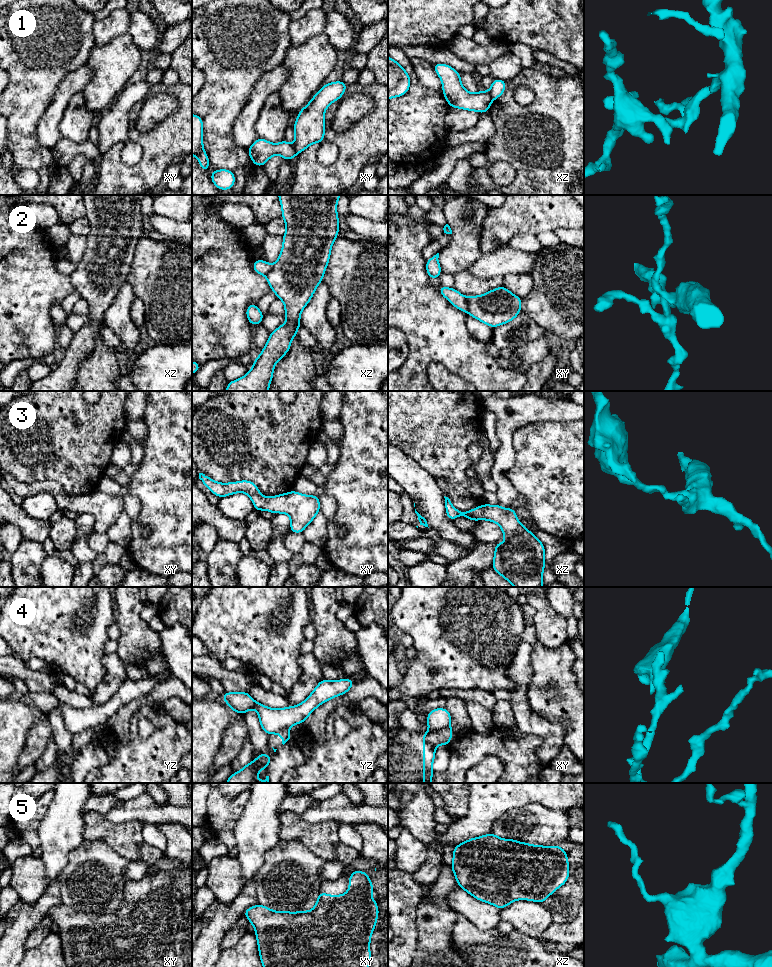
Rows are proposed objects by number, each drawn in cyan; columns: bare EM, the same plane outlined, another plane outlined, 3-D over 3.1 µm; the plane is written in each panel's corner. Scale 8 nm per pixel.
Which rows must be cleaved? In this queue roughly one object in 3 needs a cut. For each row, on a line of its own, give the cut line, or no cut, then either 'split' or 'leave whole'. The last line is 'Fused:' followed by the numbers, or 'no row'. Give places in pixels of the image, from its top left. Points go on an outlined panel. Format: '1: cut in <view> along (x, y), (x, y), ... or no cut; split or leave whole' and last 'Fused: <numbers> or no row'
1: cut in xy along (293, 145), (297, 153); split
2: cut in xy along (465, 297), (467, 312); split
3: no cut; leave whole
4: cut in xy along (449, 727), (430, 731); split
5: no cut; leave whole
Fused: 1, 2, 4

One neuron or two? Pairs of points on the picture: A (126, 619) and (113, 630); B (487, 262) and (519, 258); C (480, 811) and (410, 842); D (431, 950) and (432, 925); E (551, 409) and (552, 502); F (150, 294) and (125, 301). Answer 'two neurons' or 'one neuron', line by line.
A: two neurons
B: one neuron
C: two neurons
D: one neuron
E: two neurons
F: two neurons

